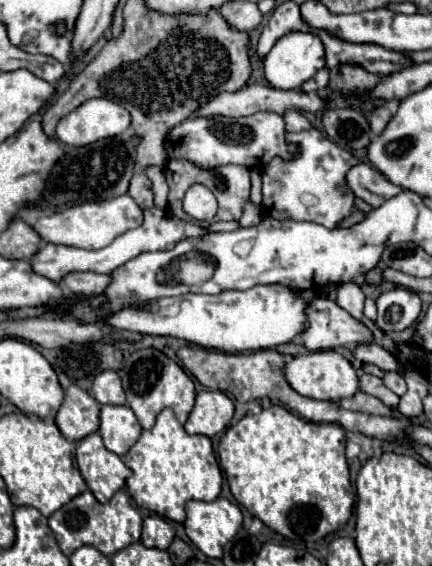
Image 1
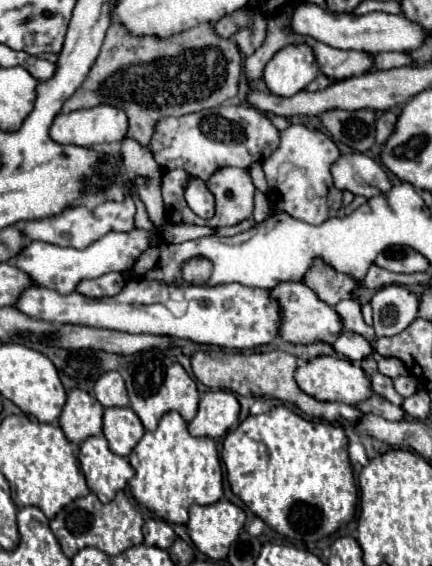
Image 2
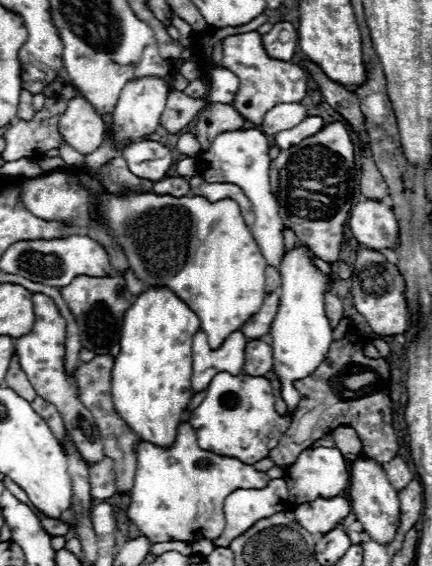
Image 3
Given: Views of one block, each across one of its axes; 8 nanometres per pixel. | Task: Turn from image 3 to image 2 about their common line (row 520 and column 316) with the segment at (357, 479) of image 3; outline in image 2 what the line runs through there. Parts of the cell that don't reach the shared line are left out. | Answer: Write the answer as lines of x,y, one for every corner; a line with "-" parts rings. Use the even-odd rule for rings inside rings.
320,356
300,366
296,370
296,382
306,394
324,402
344,402
356,406
358,402
364,402
372,396
372,384
370,378
364,374
364,370
360,366
354,366
350,360
342,360
334,356

